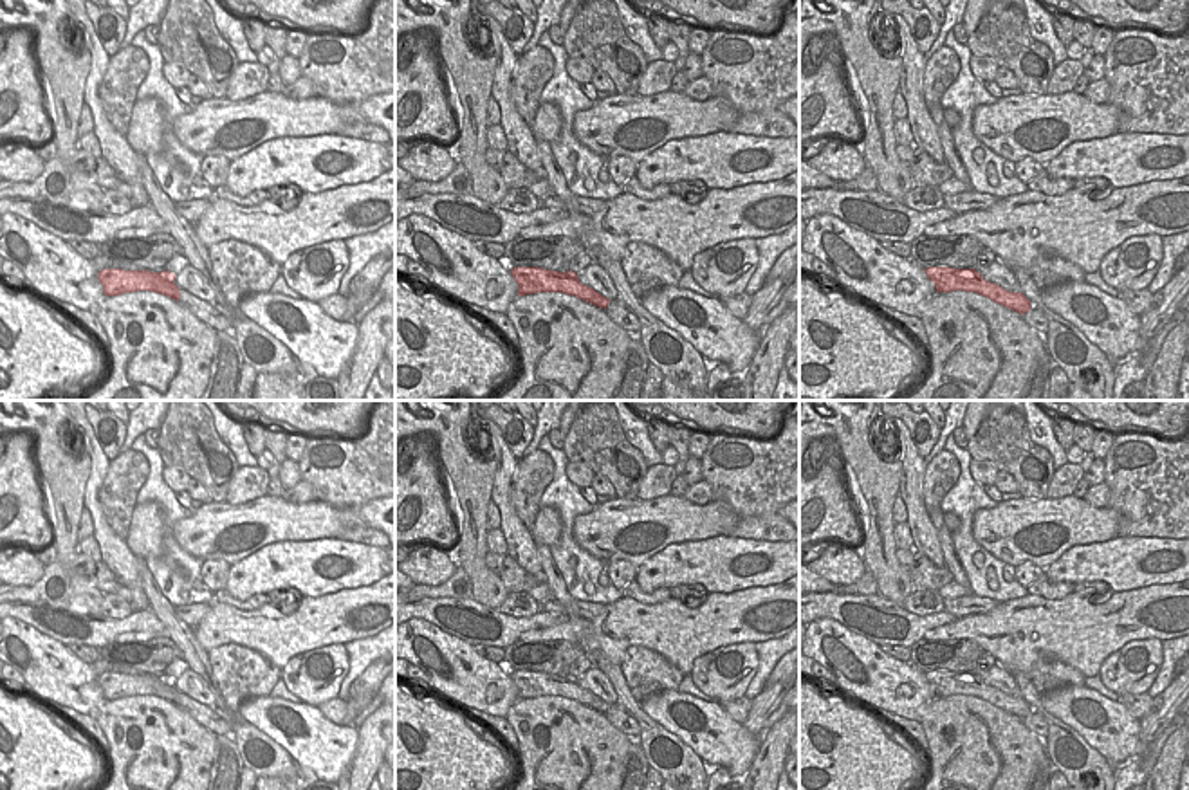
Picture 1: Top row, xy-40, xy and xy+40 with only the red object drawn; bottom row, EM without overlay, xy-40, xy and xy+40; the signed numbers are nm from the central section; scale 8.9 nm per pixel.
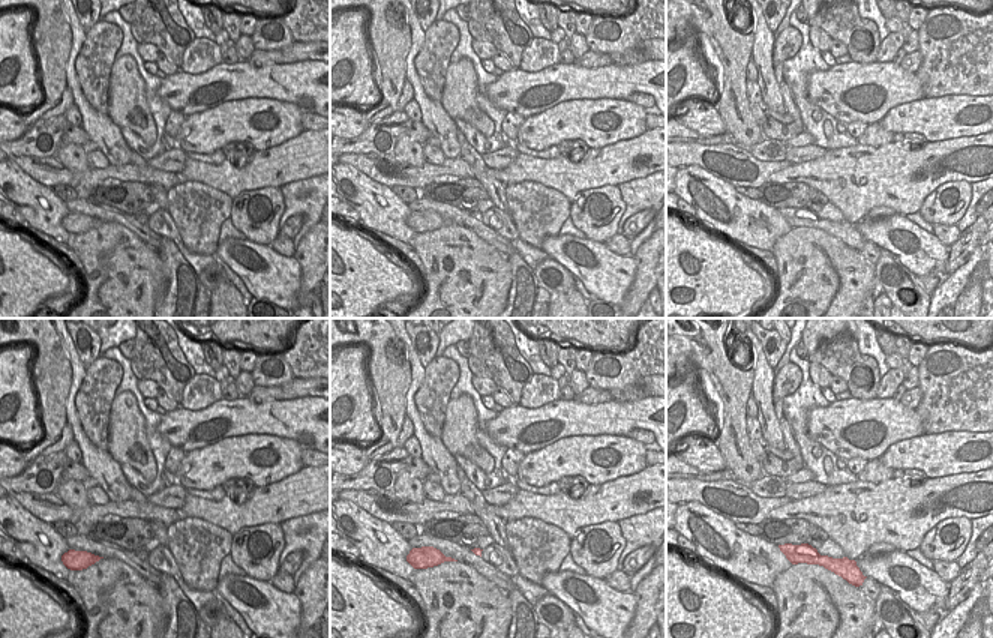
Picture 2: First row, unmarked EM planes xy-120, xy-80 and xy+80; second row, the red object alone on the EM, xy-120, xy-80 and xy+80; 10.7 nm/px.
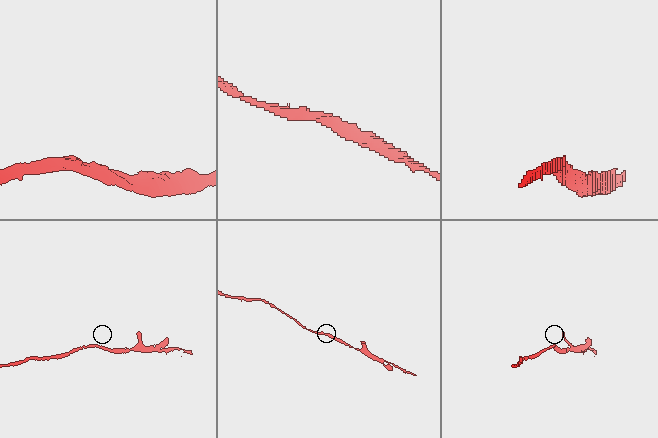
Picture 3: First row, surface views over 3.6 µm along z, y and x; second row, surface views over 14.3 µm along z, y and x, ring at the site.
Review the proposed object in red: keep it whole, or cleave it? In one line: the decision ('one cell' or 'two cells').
one cell

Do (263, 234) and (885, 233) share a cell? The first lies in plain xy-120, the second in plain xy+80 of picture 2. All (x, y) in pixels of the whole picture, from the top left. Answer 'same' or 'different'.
different

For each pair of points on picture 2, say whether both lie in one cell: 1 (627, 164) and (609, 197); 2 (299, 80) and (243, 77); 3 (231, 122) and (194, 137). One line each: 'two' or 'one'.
1: two
2: one
3: one

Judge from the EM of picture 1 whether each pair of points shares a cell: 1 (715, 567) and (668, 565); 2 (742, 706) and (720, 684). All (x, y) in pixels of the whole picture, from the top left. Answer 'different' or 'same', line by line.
1: same
2: different

